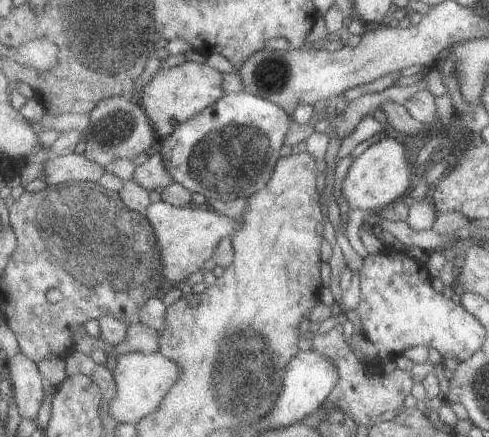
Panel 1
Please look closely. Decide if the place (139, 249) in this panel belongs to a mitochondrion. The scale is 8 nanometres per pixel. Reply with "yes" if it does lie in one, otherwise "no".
yes

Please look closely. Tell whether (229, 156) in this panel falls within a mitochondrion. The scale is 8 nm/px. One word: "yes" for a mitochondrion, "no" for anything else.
yes

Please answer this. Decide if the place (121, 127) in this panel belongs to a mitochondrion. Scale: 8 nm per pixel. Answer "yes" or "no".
yes

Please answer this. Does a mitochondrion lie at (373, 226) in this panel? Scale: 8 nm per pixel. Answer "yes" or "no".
no

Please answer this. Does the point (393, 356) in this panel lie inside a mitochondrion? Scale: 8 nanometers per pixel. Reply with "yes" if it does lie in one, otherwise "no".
no

